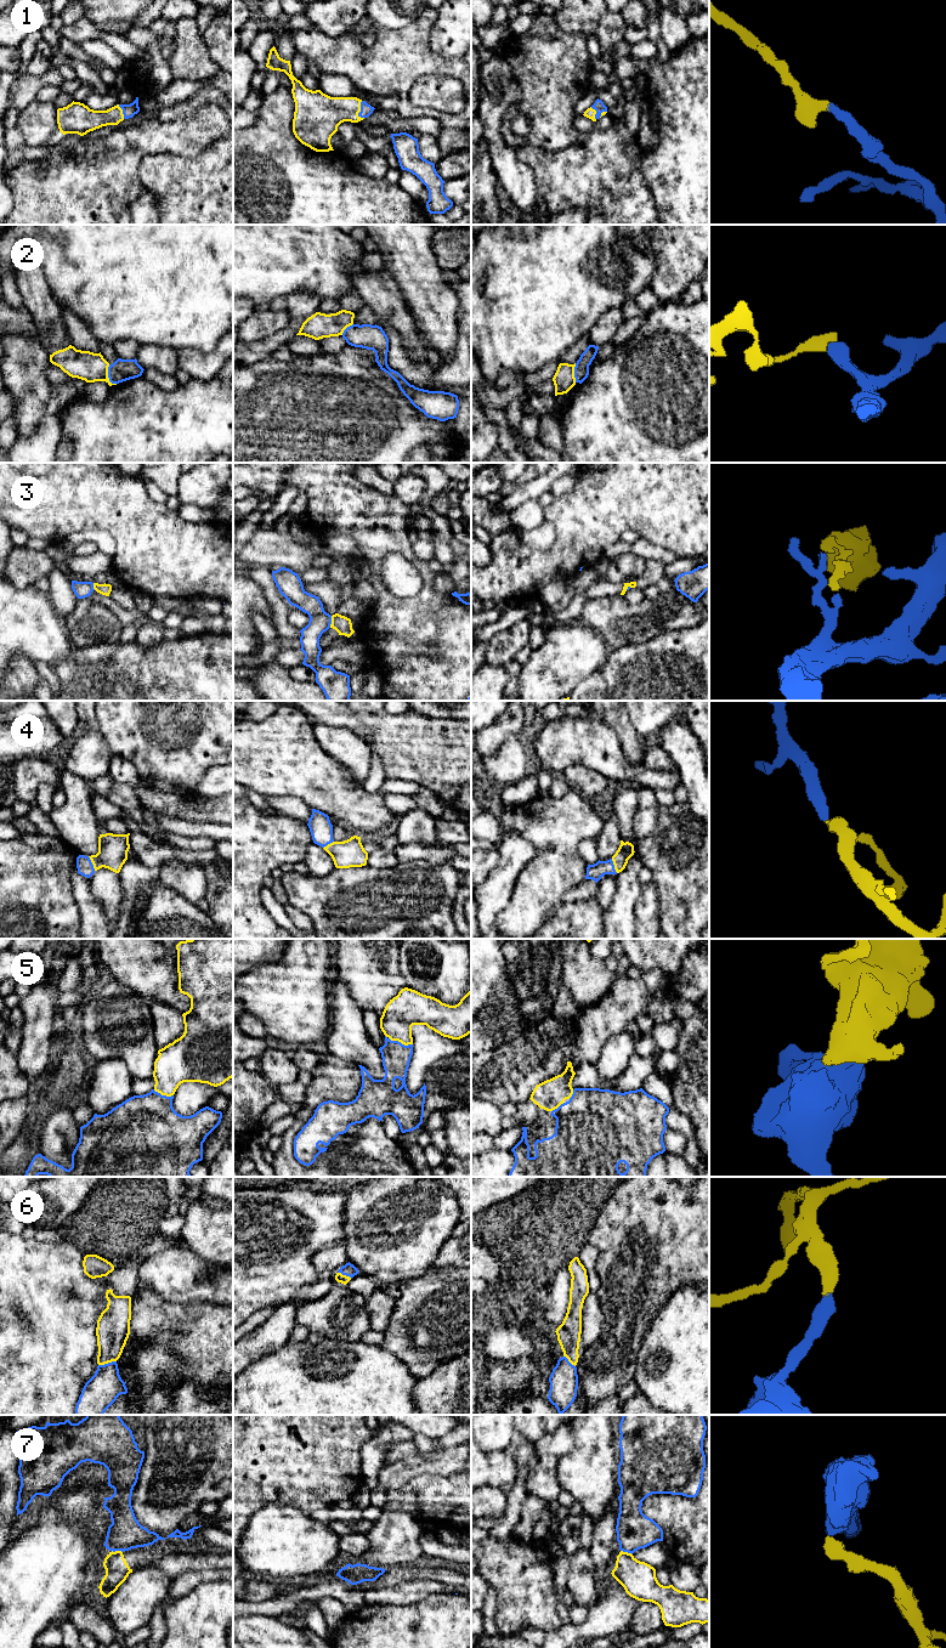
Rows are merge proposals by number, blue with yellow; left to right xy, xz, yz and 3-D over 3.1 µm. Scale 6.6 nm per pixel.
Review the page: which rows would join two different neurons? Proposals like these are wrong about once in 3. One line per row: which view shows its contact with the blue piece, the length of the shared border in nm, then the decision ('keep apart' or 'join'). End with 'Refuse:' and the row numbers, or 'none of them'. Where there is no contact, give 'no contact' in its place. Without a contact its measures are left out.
1: contact in xz; length 120 nm; join
2: contact in xy; length 140 nm; keep apart
3: contact in xz; length 80 nm; keep apart
4: contact in xy; length 110 nm; join
5: contact in xz; length 170 nm; join
6: contact in xy; length 120 nm; join
7: contact in yz; length 90 nm; keep apart
Refuse: 2, 3, 7

